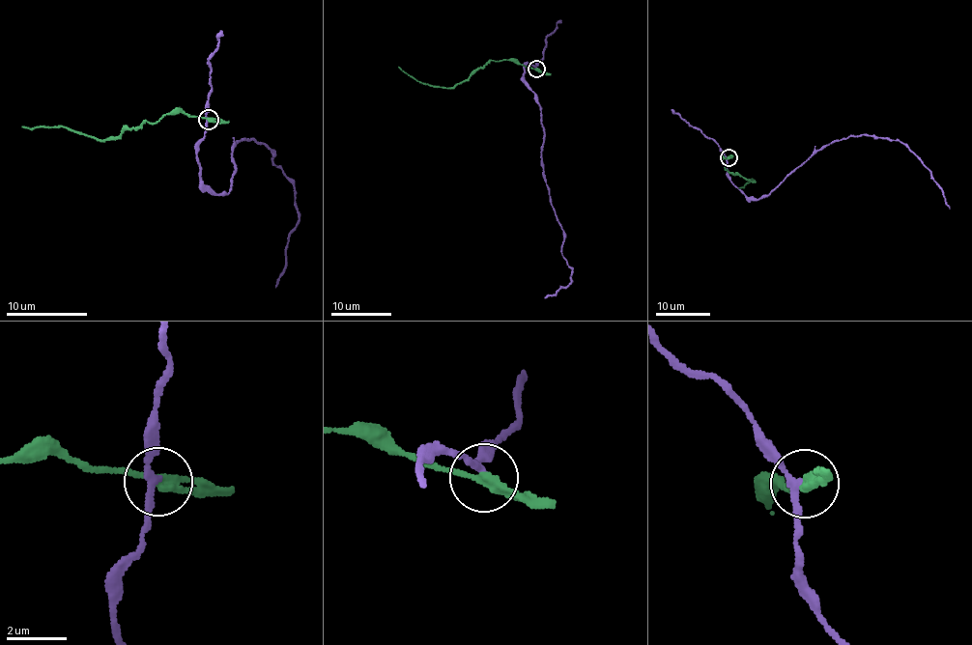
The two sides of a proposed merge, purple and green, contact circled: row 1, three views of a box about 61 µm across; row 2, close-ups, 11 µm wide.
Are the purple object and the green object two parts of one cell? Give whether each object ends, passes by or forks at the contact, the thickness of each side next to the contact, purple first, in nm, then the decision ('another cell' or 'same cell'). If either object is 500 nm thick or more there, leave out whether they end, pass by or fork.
purple passes by; green passes by; calibres 200 and 260 nm; another cell

